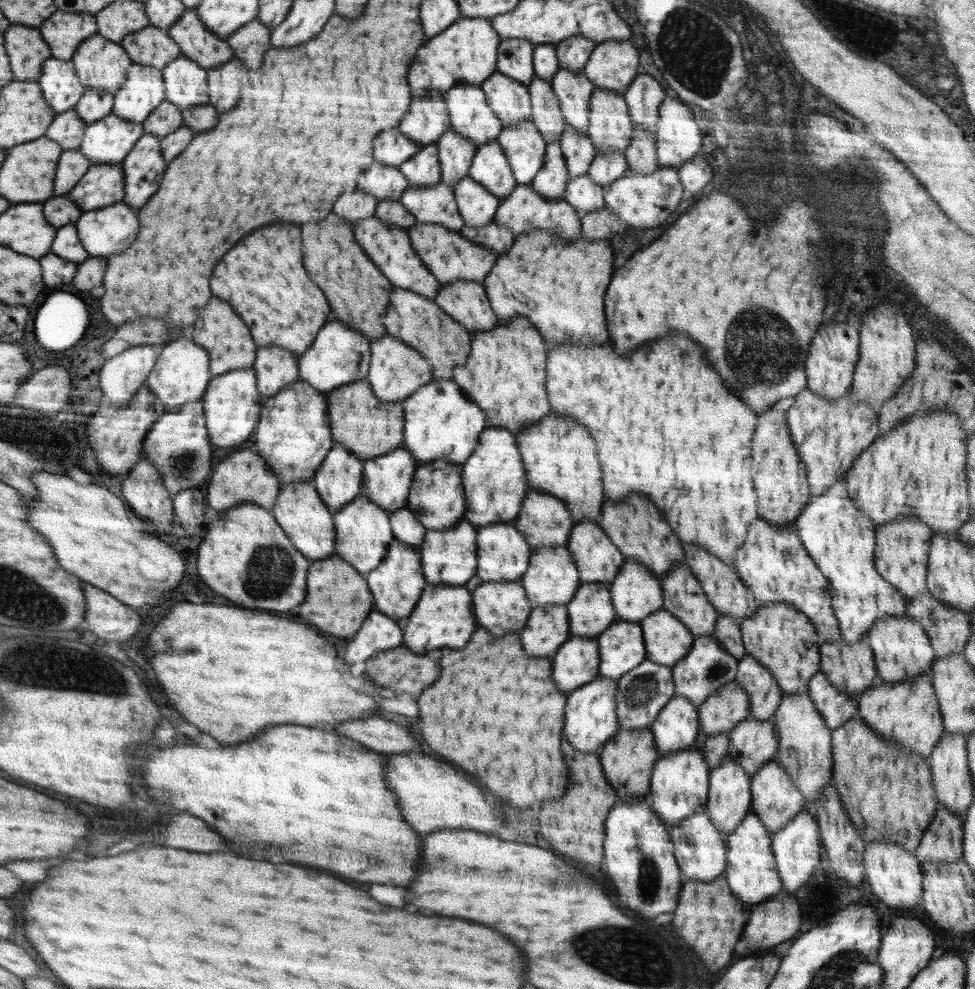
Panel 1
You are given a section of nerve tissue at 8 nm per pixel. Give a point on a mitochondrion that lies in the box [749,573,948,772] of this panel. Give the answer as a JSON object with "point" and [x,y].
{"point":[791,750]}

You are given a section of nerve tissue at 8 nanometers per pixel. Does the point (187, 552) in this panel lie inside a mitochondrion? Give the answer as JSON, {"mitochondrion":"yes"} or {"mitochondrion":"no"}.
{"mitochondrion":"no"}

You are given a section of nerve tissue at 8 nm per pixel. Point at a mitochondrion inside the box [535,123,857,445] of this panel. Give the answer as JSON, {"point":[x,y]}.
{"point":[758,330]}

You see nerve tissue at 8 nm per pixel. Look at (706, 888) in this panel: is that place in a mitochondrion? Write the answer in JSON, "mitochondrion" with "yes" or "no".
{"mitochondrion":"no"}

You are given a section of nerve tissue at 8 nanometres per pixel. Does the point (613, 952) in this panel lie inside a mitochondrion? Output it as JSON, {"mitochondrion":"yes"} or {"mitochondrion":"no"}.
{"mitochondrion":"yes"}

